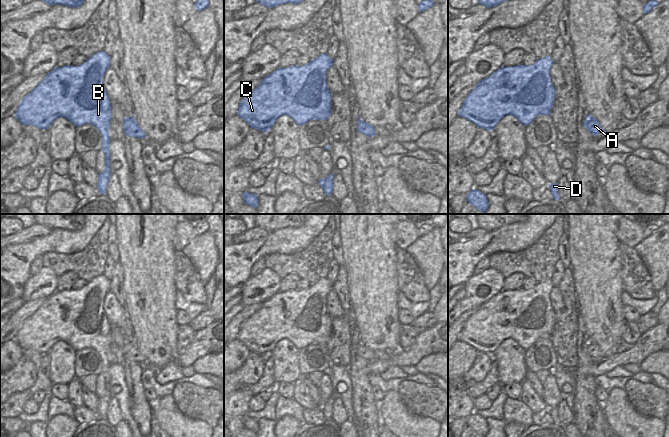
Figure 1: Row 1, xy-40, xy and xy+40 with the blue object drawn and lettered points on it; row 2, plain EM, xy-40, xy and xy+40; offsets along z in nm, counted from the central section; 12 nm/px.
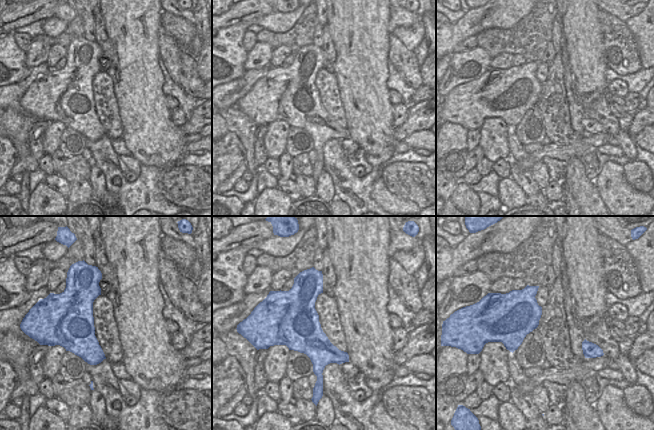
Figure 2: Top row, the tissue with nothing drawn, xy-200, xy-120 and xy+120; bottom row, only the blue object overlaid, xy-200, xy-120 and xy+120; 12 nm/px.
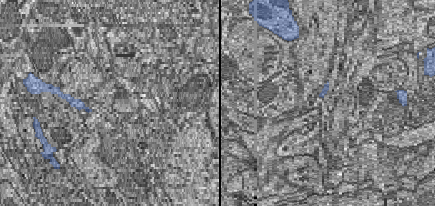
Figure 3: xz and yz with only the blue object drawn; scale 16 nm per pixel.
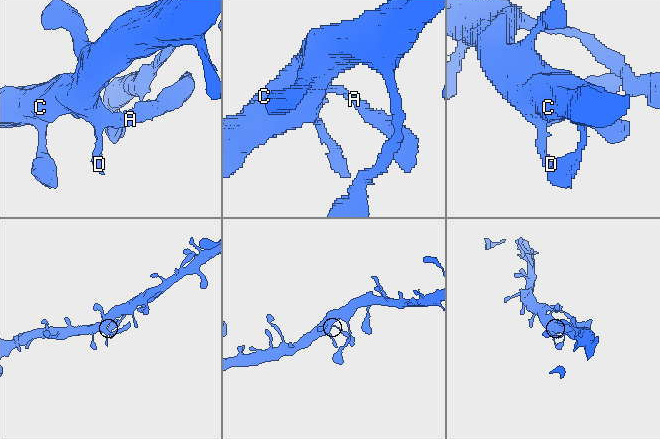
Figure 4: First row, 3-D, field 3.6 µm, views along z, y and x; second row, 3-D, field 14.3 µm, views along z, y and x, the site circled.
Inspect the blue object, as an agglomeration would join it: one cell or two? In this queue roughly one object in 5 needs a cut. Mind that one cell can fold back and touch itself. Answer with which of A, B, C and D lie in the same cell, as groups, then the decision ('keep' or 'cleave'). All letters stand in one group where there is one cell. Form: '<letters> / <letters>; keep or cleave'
A B C D; keep

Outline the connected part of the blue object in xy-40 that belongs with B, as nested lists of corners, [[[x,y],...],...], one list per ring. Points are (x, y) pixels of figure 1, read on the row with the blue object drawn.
[[[104,51],[95,53],[86,61],[75,67],[66,65],[55,67],[45,78],[20,102],[15,117],[22,125],[33,125],[41,130],[48,129],[52,122],[64,117],[76,127],[92,124],[98,128],[102,136],[101,151],[105,154],[105,170],[98,174],[97,188],[99,193],[105,194],[110,178],[110,138],[109,128],[111,120],[110,99],[103,86],[103,77],[110,67],[110,56]]]

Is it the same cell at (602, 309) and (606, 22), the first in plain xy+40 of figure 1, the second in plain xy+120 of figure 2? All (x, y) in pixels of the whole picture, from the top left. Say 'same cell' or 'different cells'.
different cells

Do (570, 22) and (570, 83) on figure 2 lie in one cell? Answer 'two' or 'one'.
two

